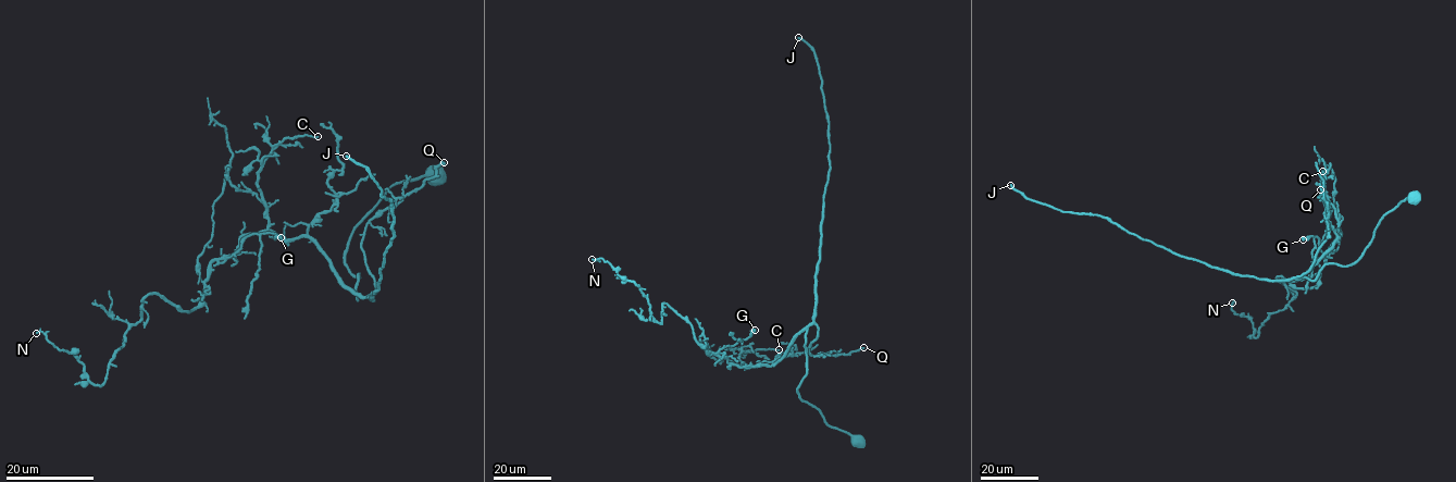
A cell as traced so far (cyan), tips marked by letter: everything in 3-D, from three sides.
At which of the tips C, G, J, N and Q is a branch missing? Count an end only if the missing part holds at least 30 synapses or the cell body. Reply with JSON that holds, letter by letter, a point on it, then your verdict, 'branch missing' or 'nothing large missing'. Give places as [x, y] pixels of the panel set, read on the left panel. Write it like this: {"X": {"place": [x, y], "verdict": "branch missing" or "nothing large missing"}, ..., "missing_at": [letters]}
{"C": {"place": [318, 136], "verdict": "nothing large missing"}, "G": {"place": [281, 237], "verdict": "nothing large missing"}, "J": {"place": [346, 156], "verdict": "branch missing"}, "N": {"place": [36, 333], "verdict": "nothing large missing"}, "Q": {"place": [444, 162], "verdict": "nothing large missing"}, "missing_at": ["J"]}

